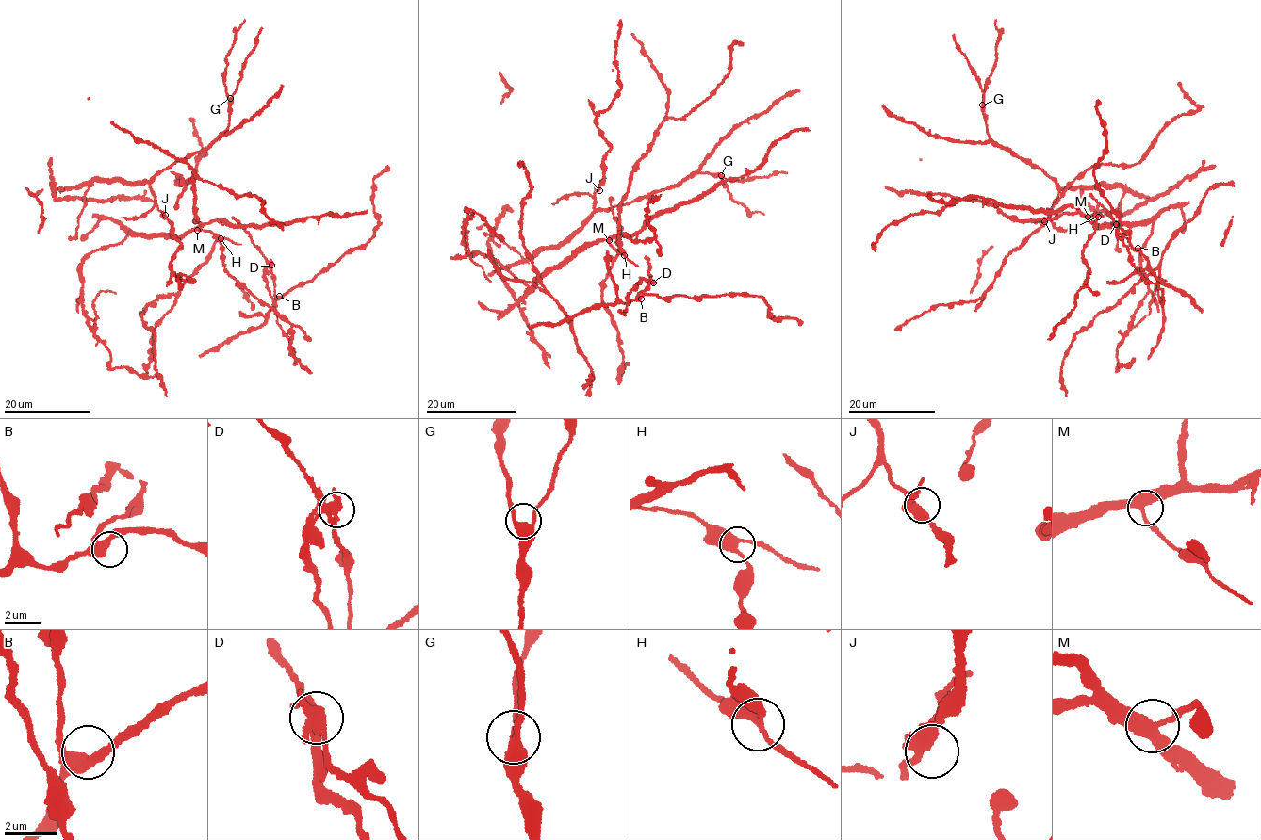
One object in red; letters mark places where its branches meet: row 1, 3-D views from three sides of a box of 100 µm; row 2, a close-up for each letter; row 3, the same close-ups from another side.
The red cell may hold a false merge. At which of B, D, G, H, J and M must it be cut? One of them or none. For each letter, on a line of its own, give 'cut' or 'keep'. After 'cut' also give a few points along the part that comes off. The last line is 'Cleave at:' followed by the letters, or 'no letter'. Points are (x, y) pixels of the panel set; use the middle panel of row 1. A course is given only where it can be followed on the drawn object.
B: keep
D: cut; foreign part runs (652, 282), (642, 280), (636, 287), (633, 285), (627, 295), (625, 314), (619, 310)
G: keep
H: keep
J: keep
M: keep
Cleave at: D

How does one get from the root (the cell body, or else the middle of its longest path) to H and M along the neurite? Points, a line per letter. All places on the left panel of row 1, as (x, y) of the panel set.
H: (118, 243), (133, 232), (179, 237), (195, 230), (206, 230), (221, 238)
M: (118, 243), (133, 232), (179, 237), (197, 230)

